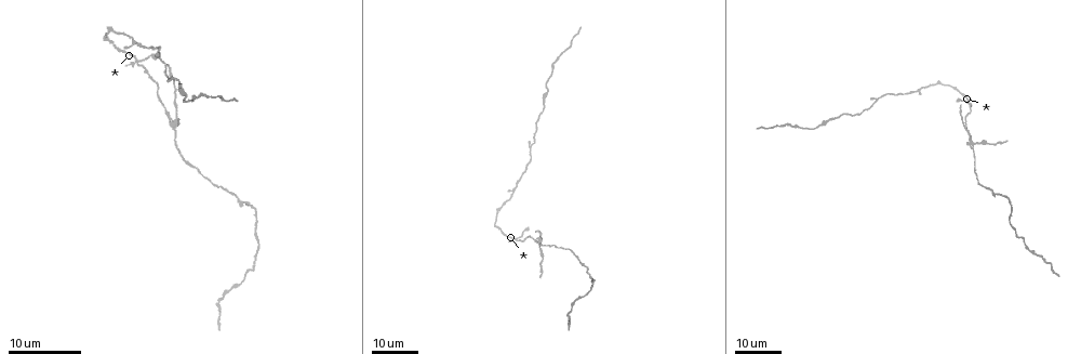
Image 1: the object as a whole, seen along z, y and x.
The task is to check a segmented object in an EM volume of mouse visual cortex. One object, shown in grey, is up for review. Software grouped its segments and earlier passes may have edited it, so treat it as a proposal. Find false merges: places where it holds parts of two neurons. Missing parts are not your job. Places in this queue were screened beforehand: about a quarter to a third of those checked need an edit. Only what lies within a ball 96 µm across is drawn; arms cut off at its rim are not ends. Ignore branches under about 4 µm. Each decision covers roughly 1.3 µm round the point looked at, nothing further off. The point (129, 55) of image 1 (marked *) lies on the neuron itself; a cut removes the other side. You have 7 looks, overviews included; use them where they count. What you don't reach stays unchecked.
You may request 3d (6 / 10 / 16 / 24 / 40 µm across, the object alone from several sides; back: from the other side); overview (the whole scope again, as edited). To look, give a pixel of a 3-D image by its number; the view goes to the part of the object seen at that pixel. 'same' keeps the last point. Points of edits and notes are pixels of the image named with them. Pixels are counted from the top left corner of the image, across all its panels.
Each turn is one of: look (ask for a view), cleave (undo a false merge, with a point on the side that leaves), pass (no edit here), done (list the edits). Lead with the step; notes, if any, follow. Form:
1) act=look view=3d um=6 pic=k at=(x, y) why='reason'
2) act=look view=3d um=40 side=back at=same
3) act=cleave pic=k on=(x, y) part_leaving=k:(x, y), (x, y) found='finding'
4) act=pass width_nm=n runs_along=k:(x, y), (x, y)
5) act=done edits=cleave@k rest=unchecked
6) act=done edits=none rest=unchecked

act=look view=3d um=16 pic=1 at=(974, 145) why='thin arm on a thick one'

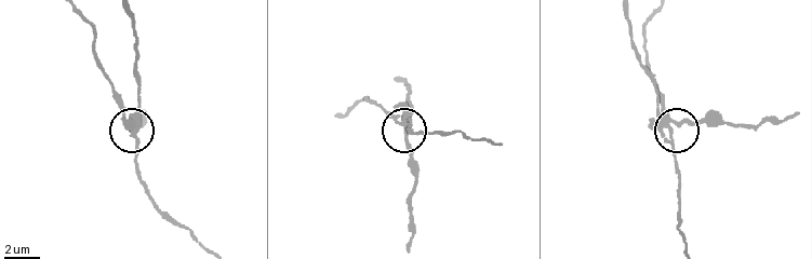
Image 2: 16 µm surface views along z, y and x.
act=look view=3d um=10 at=same

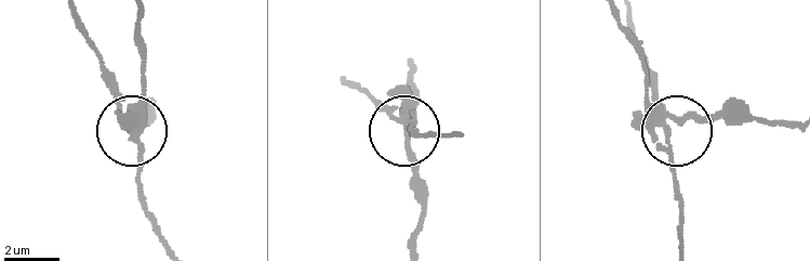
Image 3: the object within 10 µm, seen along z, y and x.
act=cleave pic=3 on=(404, 145) side_arm_um=8 arms=3 found='two neurons meet here'

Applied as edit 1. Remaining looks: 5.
act=look view=overview

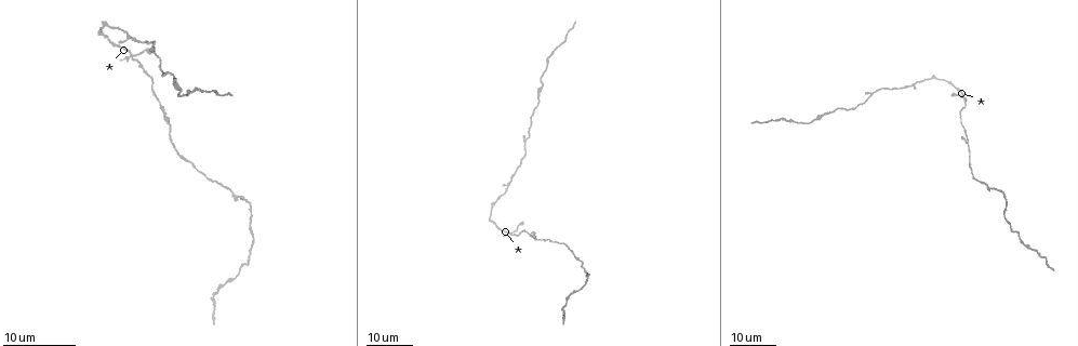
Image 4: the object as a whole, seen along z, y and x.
act=look view=3d um=24 pic=4 at=(965, 97) why='four-way junction'

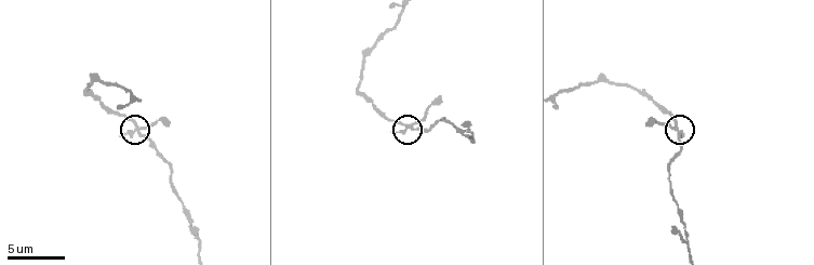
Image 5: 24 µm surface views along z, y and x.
act=look view=3d um=6 pic=5 at=(676, 128)

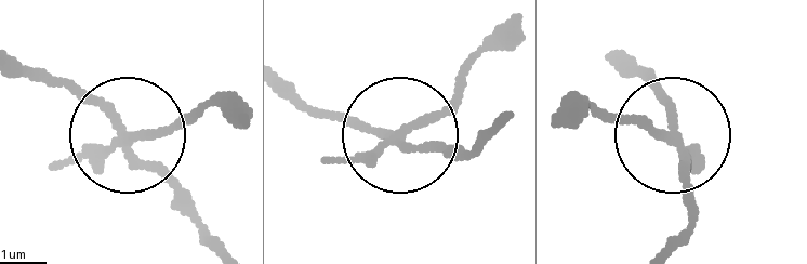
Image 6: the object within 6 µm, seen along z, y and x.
act=look view=3d um=6 side=back pic=6 at=(407, 137)

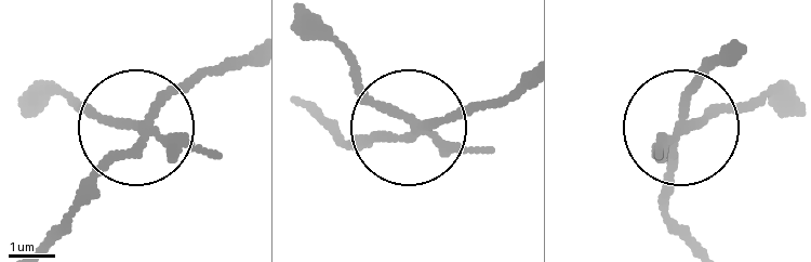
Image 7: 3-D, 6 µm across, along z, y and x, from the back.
act=cleave pic=7 on=(88, 116) arms=4 found='a second neuron is stuck on'

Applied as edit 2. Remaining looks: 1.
act=done edits=cleave@3,cleave@7 rest=unchecked

